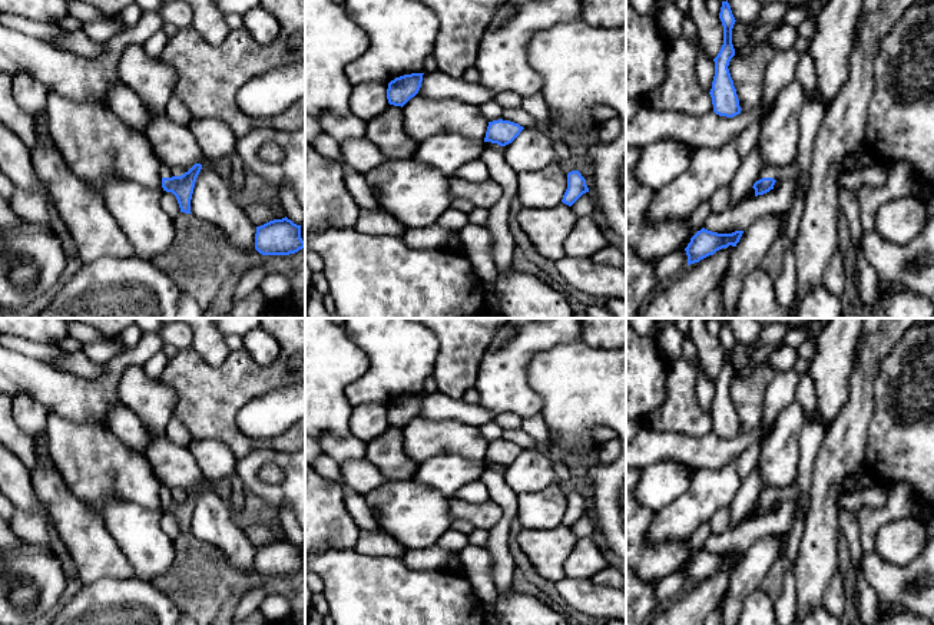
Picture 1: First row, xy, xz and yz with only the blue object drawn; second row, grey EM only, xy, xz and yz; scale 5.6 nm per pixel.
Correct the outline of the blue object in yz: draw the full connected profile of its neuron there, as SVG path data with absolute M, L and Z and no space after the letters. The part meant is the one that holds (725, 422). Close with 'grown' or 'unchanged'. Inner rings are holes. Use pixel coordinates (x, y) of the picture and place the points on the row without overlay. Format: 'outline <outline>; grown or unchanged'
outline M728 321L722 323L719 340L723 347L723 366L718 377L713 380L715 397L709 416L712 419L713 433L716 436L733 439L739 436L742 430L739 427L736 410L728 390L731 380L735 377L732 350L736 343Z; unchanged

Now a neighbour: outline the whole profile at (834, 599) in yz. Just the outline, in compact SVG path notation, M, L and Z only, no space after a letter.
M838 571L832 576L829 585L824 592L822 605L827 609L827 612L834 615L835 618L841 618L845 611L847 606L845 585Z

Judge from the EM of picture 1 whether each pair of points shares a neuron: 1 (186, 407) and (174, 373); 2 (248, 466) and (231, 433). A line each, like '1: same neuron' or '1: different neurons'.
1: same neuron
2: different neurons

